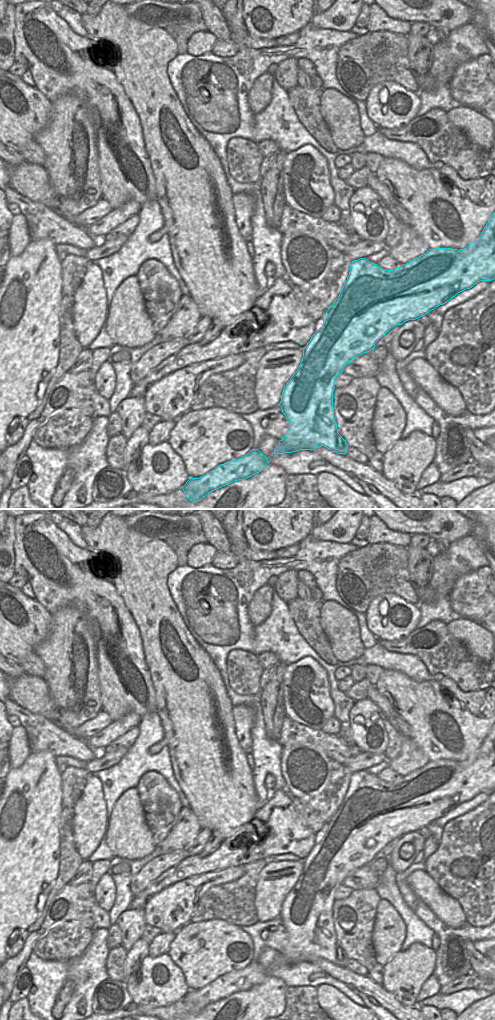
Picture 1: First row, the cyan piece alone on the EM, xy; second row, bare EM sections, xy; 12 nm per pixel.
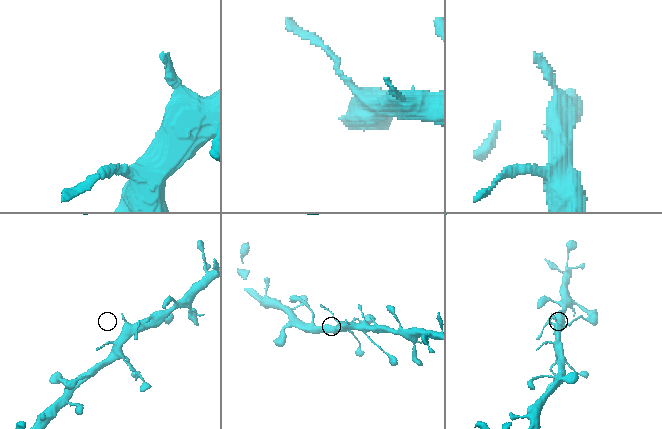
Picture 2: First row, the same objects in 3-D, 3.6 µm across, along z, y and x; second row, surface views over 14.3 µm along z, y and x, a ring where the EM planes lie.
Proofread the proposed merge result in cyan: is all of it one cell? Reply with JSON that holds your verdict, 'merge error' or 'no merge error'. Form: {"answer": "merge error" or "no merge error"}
{"answer": "no merge error"}

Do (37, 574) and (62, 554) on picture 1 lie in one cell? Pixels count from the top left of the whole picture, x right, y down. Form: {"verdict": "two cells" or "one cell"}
{"verdict": "one cell"}

